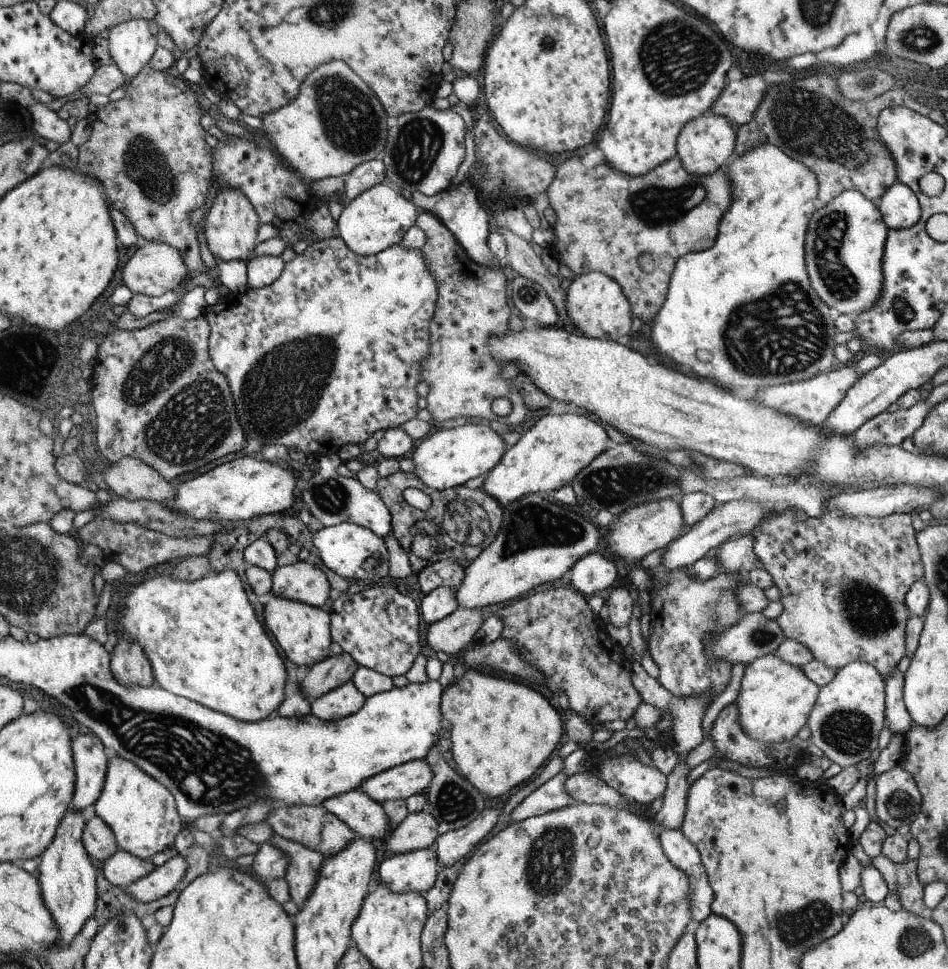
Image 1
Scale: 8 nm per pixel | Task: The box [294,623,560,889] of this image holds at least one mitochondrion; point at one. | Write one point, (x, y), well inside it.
(454, 803)

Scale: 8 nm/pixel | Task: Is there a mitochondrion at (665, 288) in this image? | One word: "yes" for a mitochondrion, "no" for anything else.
no

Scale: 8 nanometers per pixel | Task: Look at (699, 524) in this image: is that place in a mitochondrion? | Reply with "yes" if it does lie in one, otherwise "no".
no

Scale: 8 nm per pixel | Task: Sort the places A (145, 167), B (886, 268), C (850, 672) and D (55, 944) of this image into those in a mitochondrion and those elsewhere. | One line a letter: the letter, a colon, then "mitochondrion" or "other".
A: mitochondrion
B: other
C: other
D: other

